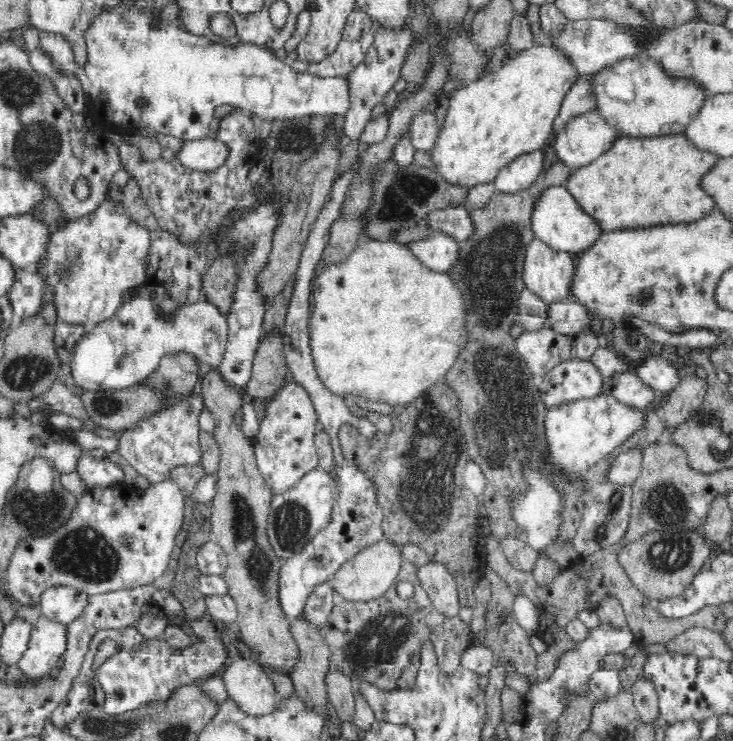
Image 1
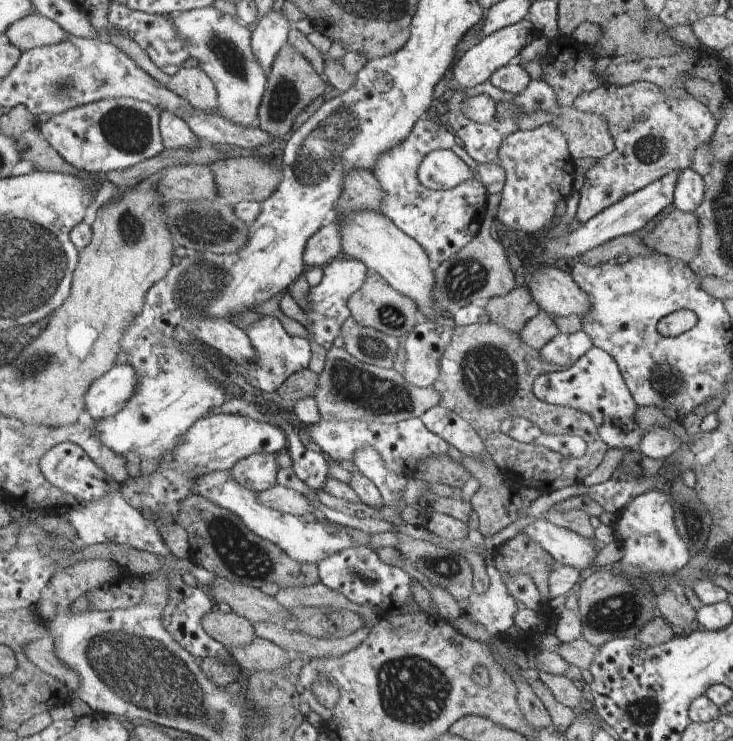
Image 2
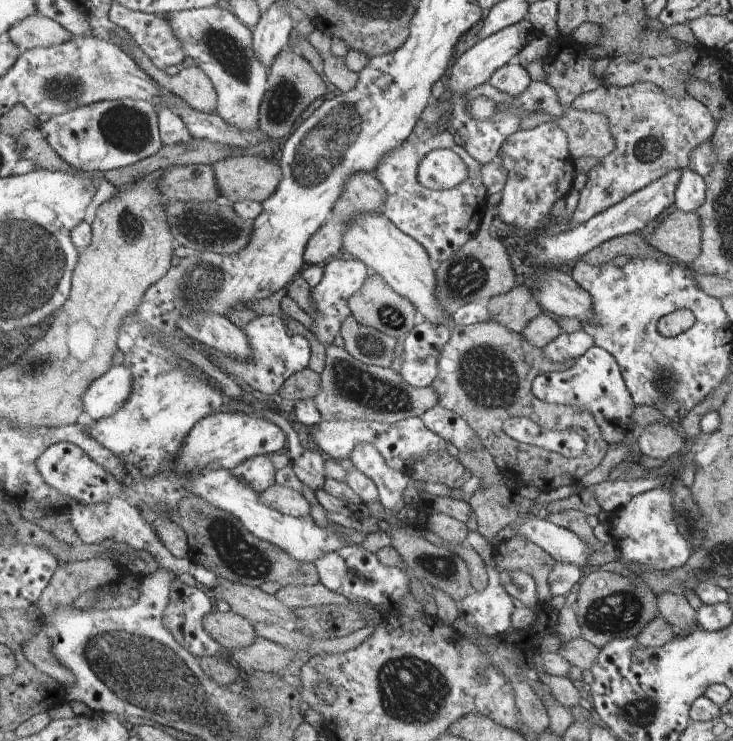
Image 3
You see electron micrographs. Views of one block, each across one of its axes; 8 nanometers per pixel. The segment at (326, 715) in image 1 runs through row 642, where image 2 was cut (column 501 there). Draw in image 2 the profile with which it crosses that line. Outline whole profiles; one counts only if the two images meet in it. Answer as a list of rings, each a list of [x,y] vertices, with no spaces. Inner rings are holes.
[[[523,283],[506,296],[497,296],[487,302],[489,320],[501,324],[513,333],[520,333],[537,314],[541,306],[533,297],[532,291]]]

